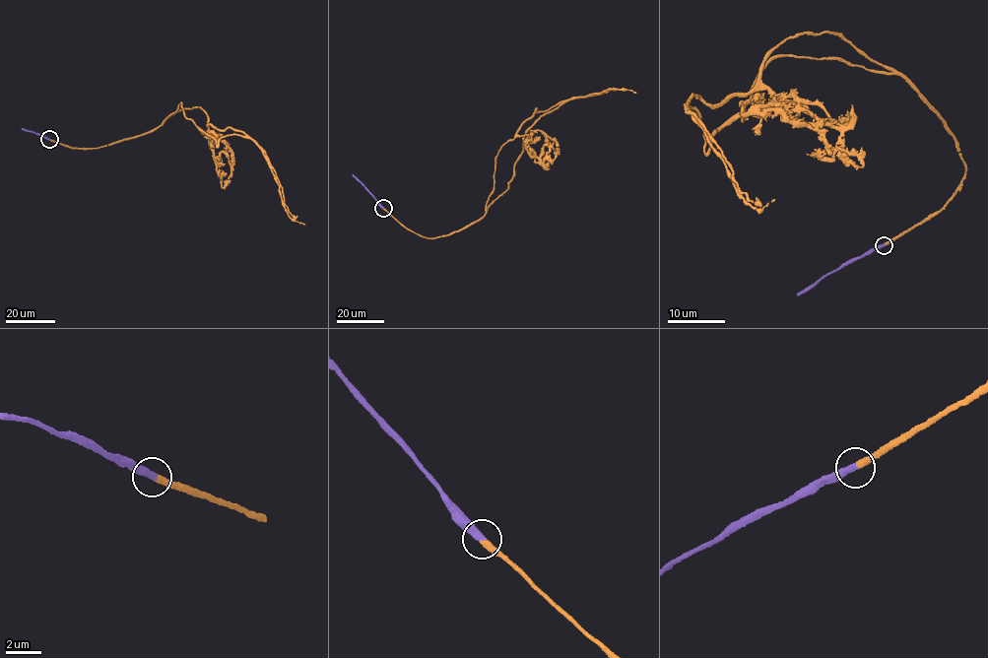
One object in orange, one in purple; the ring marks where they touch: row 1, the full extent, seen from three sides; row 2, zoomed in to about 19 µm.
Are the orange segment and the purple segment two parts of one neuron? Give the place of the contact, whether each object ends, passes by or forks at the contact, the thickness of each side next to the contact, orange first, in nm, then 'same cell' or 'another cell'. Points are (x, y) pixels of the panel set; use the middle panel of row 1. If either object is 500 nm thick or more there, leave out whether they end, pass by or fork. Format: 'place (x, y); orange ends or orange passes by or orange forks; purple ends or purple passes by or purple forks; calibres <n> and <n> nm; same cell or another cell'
place (383, 208); orange ends; purple ends; calibres 360 and 440 nm; same cell

